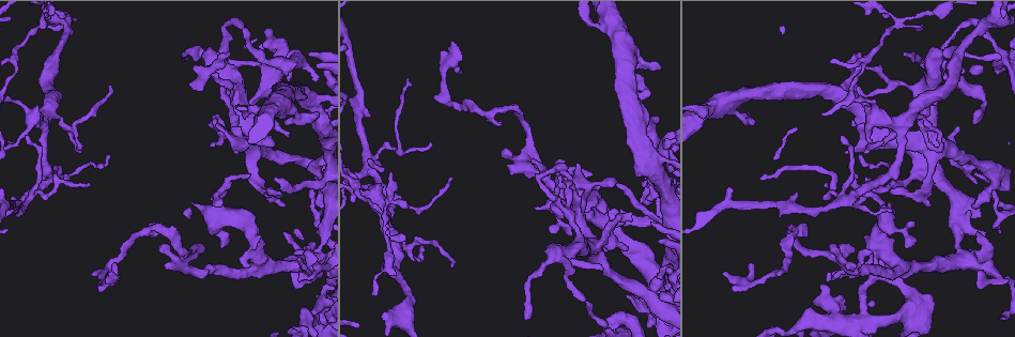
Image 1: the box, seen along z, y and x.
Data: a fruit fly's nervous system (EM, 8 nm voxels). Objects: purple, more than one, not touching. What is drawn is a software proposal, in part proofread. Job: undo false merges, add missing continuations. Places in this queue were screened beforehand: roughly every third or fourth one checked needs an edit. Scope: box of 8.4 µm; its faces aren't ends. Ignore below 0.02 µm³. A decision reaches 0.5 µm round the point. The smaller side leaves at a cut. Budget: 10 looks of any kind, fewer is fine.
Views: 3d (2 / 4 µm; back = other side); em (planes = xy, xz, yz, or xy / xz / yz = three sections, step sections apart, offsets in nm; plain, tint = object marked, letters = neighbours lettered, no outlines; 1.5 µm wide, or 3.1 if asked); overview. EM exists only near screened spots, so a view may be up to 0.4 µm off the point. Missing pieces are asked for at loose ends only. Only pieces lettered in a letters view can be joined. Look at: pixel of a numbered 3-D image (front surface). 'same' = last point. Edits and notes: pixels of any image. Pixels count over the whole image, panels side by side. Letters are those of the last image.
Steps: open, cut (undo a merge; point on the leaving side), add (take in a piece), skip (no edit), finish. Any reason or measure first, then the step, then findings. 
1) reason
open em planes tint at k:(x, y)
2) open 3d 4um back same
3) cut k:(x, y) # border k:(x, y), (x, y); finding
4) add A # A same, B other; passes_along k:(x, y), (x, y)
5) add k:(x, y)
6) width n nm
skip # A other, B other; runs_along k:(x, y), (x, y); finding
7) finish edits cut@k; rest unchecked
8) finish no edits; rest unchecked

sharp bend
open em planes letters at 1:(54, 185)

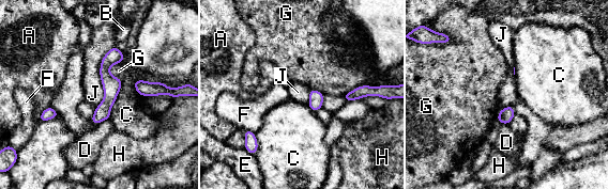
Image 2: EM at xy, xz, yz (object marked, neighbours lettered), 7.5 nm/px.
skip # A other, B other, C other, D other, E other, F other, G other, H other, J other; continuous, no second neuron

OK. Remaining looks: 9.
closes a loop
open em planes letters at 1:(224, 95)

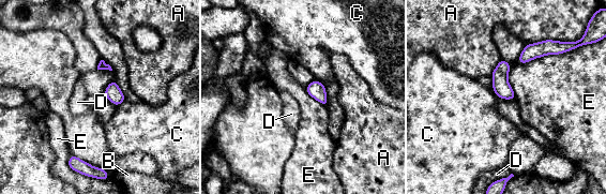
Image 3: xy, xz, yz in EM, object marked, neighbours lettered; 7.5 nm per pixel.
longest_contact E 500 nm
skip # A other, B other, C other, D other, E other; one neuron here

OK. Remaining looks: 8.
an open end
open em xz step 4 tint at 1:(246, 266)

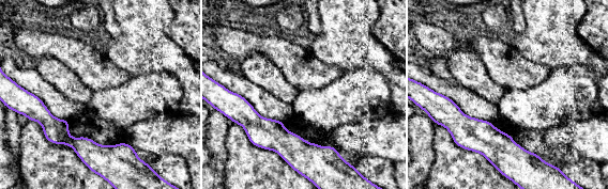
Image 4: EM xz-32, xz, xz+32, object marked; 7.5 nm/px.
open em xy step 4 letters same

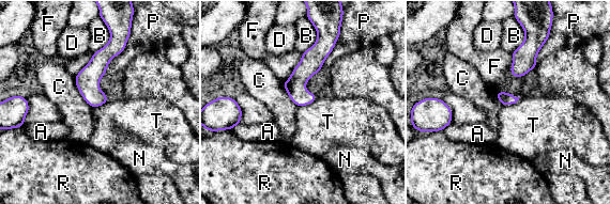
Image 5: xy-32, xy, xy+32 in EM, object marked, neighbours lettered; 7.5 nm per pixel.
skip # A other, B other, C other, D other, F other, N other, P other, R other, T other; runs_along 5:(113, 41), (93, 72), (93, 104); none of them fits

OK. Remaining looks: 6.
thin end
open em planes plain at 1:(283, 206)

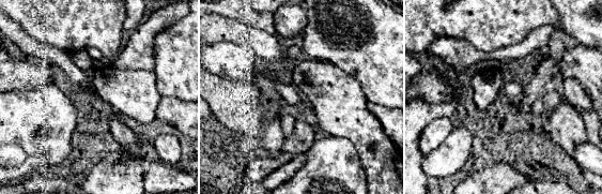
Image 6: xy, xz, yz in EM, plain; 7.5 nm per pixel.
what lies round it
open em planes letters same

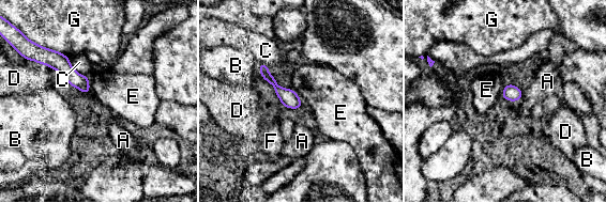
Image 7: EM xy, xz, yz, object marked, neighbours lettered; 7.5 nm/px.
skip # A other, B other, C other, D other, E other, F other, G other; runs_along 7:(261, 66), (273, 83), (297, 106); no lettered piece goes on from it

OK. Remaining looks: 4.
finish no edits; rest unchecked

